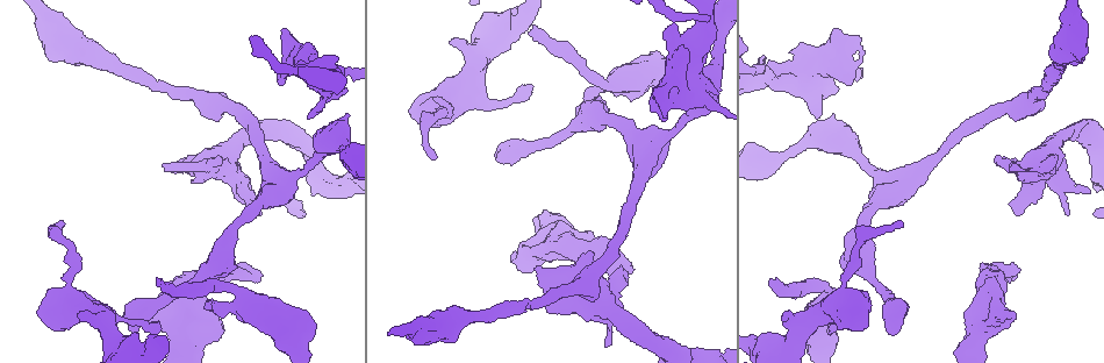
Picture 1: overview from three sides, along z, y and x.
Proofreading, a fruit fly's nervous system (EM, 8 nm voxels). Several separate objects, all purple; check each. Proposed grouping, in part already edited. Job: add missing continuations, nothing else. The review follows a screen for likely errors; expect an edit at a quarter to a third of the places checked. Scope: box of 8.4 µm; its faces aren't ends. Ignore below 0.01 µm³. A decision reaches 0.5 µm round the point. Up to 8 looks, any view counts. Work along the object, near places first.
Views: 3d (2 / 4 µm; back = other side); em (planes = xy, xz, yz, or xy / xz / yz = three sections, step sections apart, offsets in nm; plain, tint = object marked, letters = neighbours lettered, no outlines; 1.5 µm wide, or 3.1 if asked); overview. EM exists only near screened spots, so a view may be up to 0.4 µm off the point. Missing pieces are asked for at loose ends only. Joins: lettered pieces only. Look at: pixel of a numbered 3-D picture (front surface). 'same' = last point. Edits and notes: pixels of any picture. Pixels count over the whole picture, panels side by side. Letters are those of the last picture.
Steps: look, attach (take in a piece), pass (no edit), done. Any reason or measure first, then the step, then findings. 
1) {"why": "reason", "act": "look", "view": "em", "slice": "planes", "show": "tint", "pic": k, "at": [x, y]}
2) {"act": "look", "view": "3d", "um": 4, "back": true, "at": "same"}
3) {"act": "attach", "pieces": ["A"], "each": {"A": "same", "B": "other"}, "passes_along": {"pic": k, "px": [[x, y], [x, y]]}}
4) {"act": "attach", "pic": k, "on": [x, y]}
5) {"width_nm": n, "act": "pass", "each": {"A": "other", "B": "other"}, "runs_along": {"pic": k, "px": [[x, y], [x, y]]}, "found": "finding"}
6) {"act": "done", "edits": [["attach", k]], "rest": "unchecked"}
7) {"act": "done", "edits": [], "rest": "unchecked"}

{"why": "thick end", "act": "look", "view": "em", "slice": "xz", "step": 4, "show": "tint", "pic": 1, "at": [586, 231]}

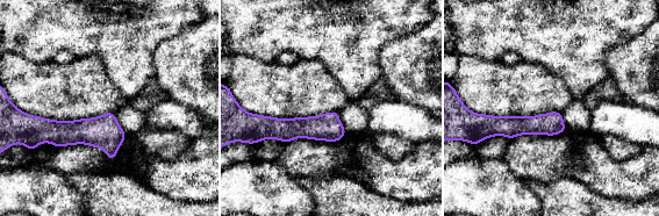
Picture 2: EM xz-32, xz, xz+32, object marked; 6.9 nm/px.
{"why": "see the neighbours", "act": "look", "view": "em", "slice": "xz", "step": 4, "show": "letters", "at": "same"}

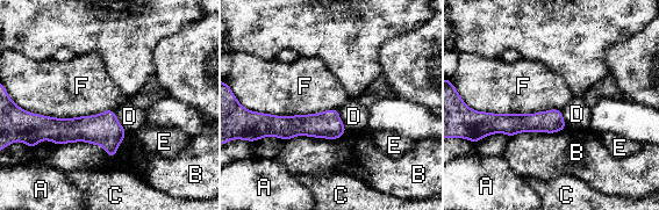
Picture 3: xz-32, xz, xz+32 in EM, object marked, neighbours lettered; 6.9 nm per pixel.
{"act": "pass", "each": {"A": "other", "B": "other", "C": "other", "D": "other", "E": "other", "F": "other"}, "found": "no lettered piece goes on from it"}

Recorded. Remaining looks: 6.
{"why": "an open end", "act": "look", "view": "3d", "um": 4, "pic": 1, "at": [157, 280]}

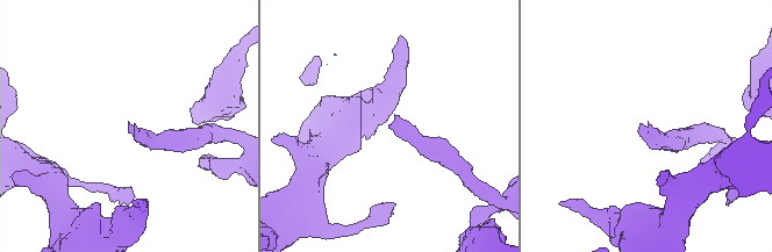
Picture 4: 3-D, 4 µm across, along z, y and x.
{"act": "look", "view": "em", "slice": "planes", "show": "letters", "pic": 4, "at": [129, 123]}

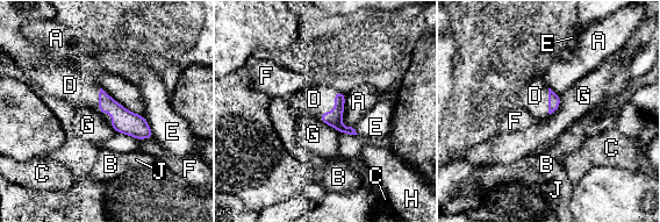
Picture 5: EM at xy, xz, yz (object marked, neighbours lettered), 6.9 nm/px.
{"act": "attach", "pic": 5, "on": [72, 86], "each": {"A": "other", "B": "other", "C": "other", "D": "same", "E": "other", "F": "other", "G": "other", "H": "other", "J": "other"}, "found": "it goes on there"}

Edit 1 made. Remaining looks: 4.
{"act": "look", "view": "overview"}

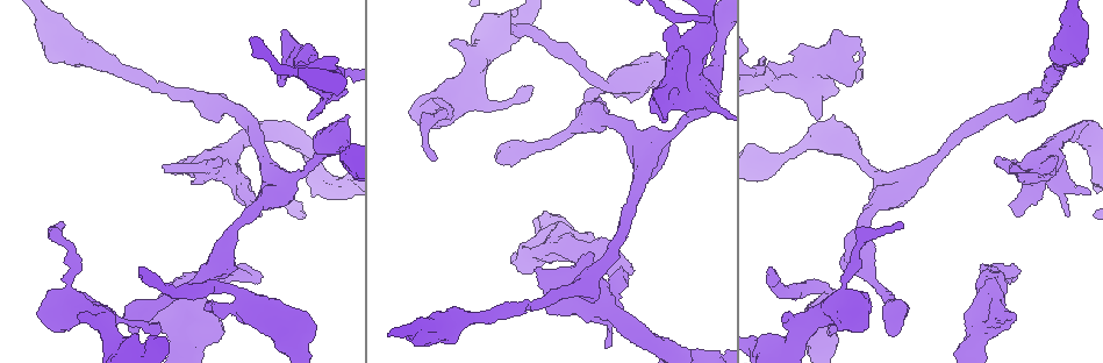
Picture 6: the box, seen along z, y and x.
{"act": "look", "view": "em", "slice": "planes", "show": "letters", "pic": 6, "at": [801, 43]}

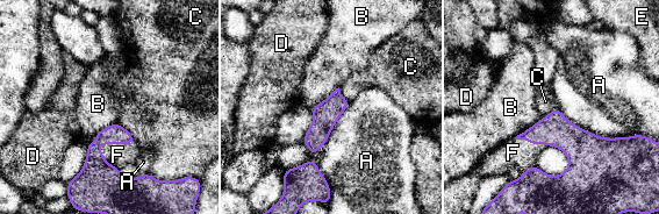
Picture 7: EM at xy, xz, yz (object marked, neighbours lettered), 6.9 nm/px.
{"act": "attach", "pic": 7, "on": [119, 155], "each": {"A": "other", "B": "other", "C": "other", "D": "other", "E": "other", "F": "same"}, "found": "it goes on there"}

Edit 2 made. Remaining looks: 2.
{"act": "done", "edits": [["attach", 5], ["attach", 7]], "rest": "unchecked"}

